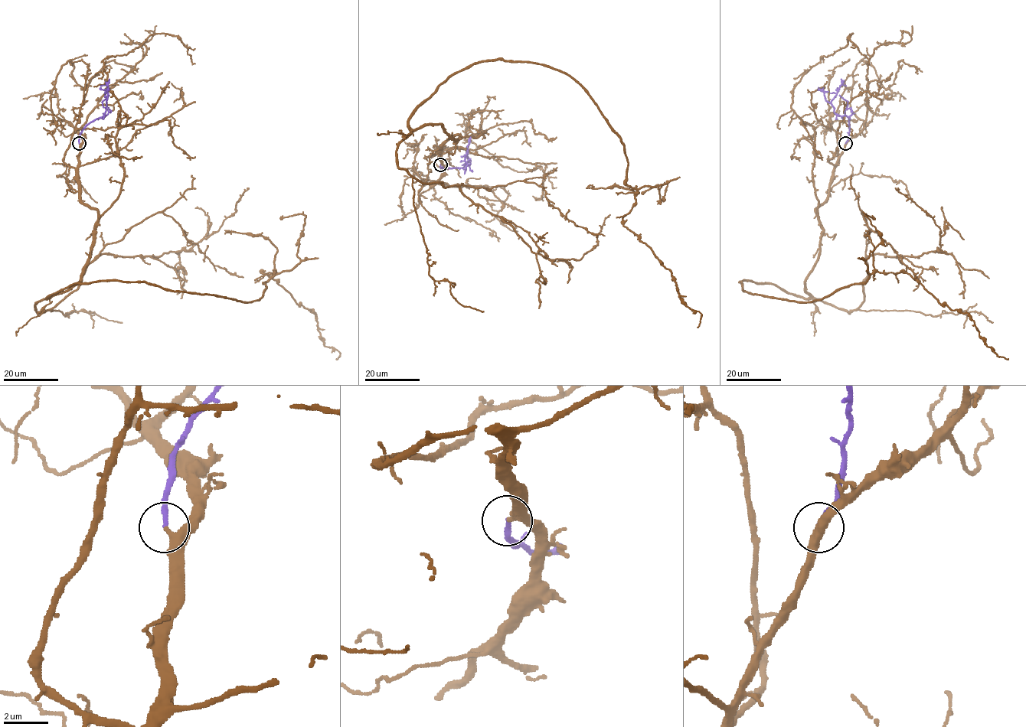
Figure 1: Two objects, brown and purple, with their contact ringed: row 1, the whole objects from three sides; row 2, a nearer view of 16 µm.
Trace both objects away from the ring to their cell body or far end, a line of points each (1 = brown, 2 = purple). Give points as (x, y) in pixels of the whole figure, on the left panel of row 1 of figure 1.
1: (79, 143), (92, 252), (47, 298), (112, 280), (247, 302), (273, 272), (261, 272), (315, 314), (336, 358)
2: (79, 143), (81, 130), (105, 115), (103, 116), (107, 85), (100, 86)

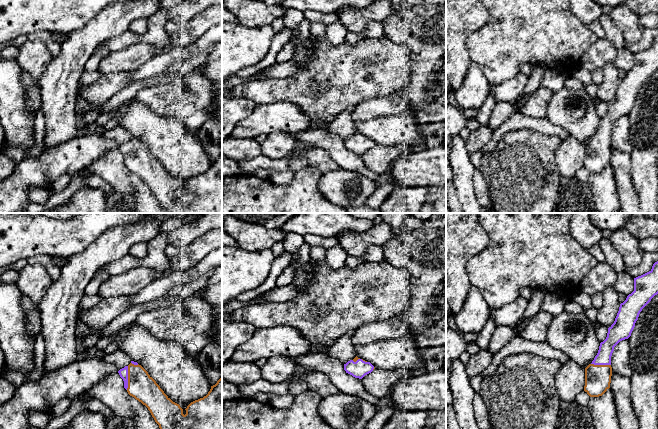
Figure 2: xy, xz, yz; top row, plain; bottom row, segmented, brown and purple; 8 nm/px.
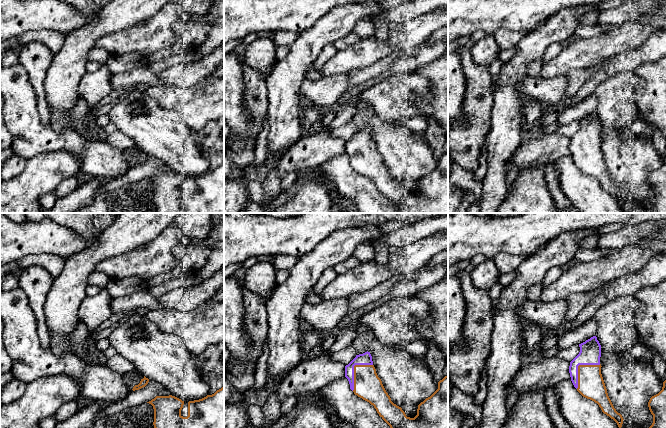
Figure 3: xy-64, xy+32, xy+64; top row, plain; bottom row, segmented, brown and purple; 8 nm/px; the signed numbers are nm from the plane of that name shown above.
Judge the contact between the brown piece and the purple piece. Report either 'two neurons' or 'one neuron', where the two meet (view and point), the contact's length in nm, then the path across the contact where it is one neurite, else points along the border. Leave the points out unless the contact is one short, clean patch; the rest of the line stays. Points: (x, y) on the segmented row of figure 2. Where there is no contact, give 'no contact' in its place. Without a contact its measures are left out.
one neuron; meets brown in xy at (128, 378); contact 190 nm long; runs through xy (141, 386), (133, 378), (128, 378), (123, 372)

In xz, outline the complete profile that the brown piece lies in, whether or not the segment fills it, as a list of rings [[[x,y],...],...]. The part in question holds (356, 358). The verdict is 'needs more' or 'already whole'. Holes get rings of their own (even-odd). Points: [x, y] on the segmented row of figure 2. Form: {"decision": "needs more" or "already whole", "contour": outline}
{"decision": "needs more", "contour": [[[357,356],[344,364],[346,373],[359,379],[362,379],[365,375],[371,373],[374,369],[375,367],[370,362],[360,359]]]}

